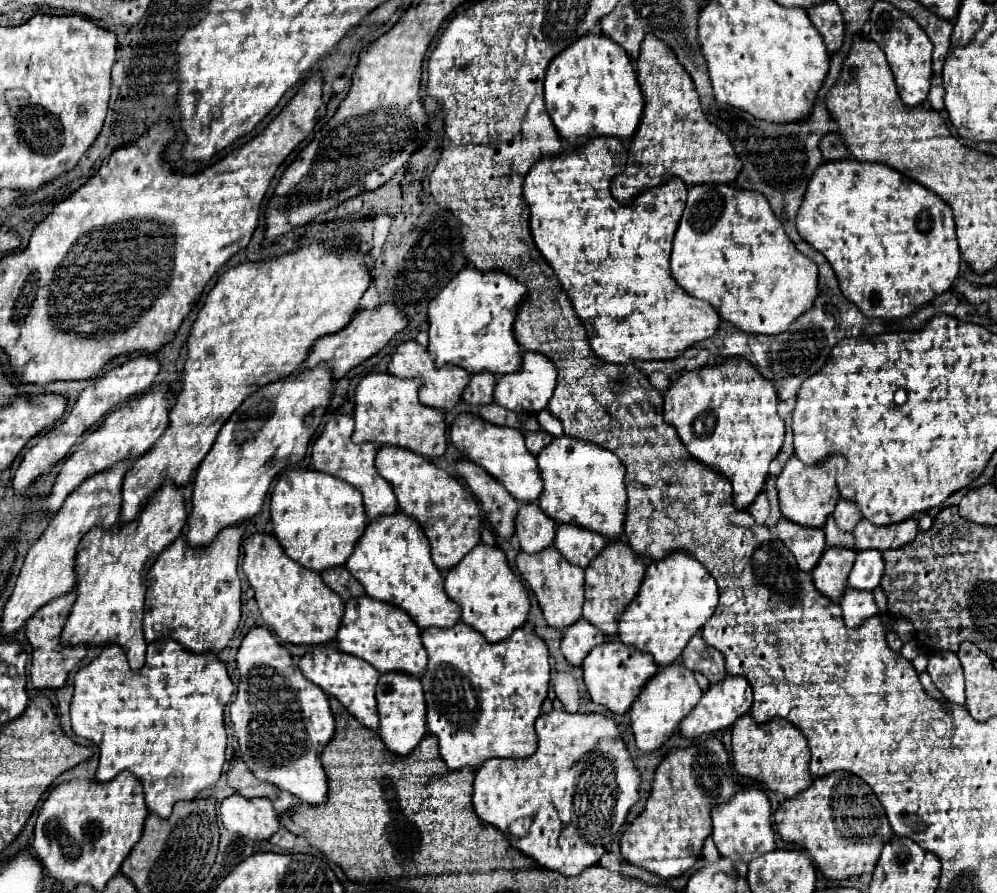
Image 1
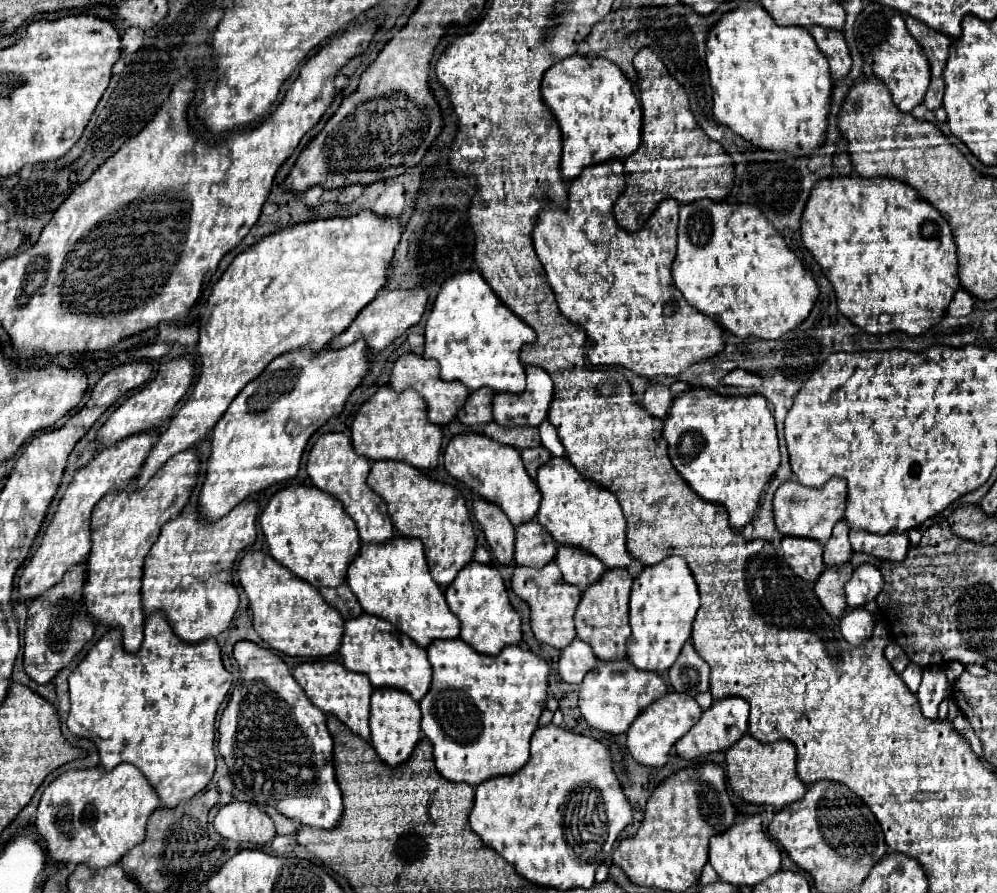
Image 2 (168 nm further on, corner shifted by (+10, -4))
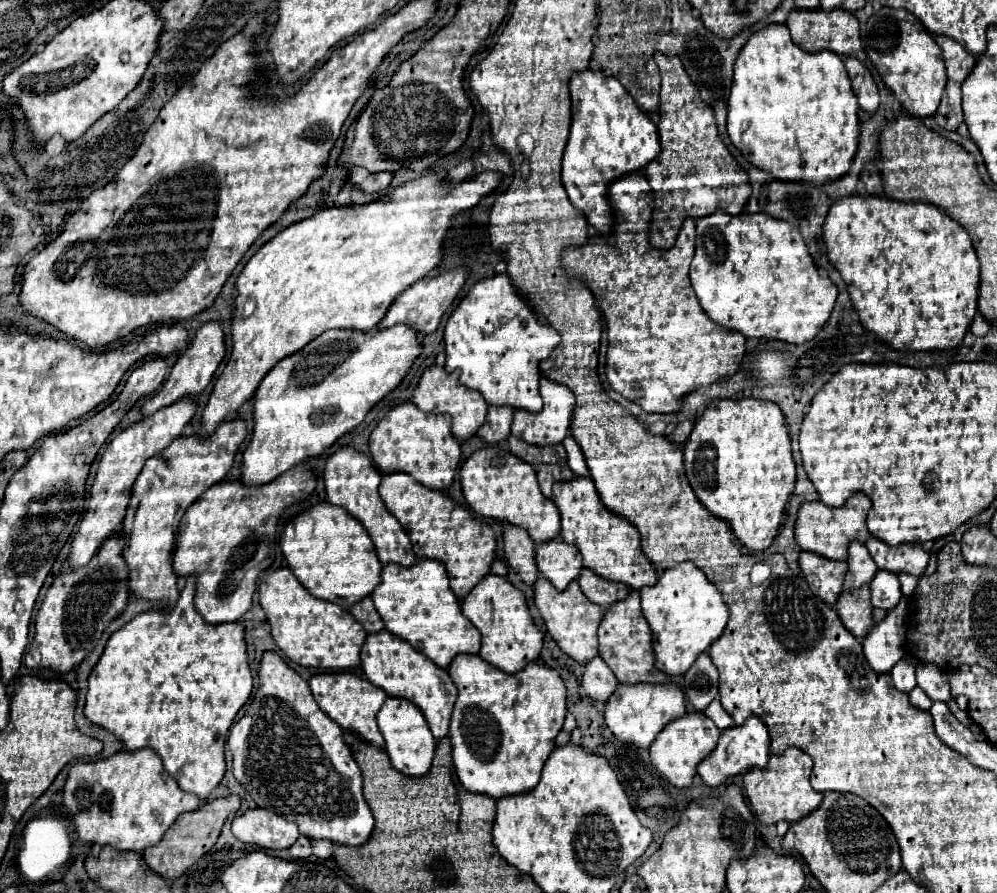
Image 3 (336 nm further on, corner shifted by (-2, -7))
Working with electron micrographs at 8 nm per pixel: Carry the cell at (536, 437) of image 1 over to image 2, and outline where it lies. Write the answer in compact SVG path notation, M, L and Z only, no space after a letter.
M535 447L535 449L521 451L521 457L523 457L523 463L525 463L525 469L527 469L529 477L535 479L537 469L551 459L551 453L545 447Z

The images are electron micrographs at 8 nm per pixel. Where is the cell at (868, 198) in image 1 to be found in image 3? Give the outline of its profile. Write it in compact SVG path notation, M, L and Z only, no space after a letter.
M851 194L829 208L823 226L829 262L847 284L861 324L897 350L945 350L961 344L977 314L979 258L965 228L929 202L901 202L887 196Z

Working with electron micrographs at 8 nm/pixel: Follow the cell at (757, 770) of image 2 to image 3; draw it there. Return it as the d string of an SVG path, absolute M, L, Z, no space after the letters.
M789 748L781 756L769 754L769 762L765 768L751 768L749 772L745 772L745 776L743 776L745 794L749 798L749 804L755 812L755 816L759 818L759 822L763 822L767 826L775 824L779 820L795 822L795 820L803 818L805 814L813 812L821 804L823 794L815 792L809 784L811 768L813 768L813 760L809 758L809 754L805 754L799 748Z

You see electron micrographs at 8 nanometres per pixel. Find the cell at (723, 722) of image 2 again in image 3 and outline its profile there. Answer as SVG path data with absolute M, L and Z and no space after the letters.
M751 714L741 726L731 726L725 728L719 736L719 742L715 746L715 750L703 758L697 766L699 776L703 778L705 784L709 786L719 786L723 780L727 780L733 774L743 774L753 766L767 766L767 756L769 756L769 732L767 726L763 724L763 720L755 714Z

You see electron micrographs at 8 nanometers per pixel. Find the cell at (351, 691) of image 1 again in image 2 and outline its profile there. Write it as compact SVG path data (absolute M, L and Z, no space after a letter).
M307 661L293 669L293 677L303 687L309 701L315 703L315 707L319 707L323 713L335 715L353 733L369 741L369 699L373 687L365 675L353 673L335 661Z

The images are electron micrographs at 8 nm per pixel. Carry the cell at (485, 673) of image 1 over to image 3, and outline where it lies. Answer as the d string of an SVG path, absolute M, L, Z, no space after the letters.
M457 654L447 670L459 690L449 724L459 782L495 800L531 790L565 720L565 684L557 670L529 662L523 670L507 674L477 654Z

